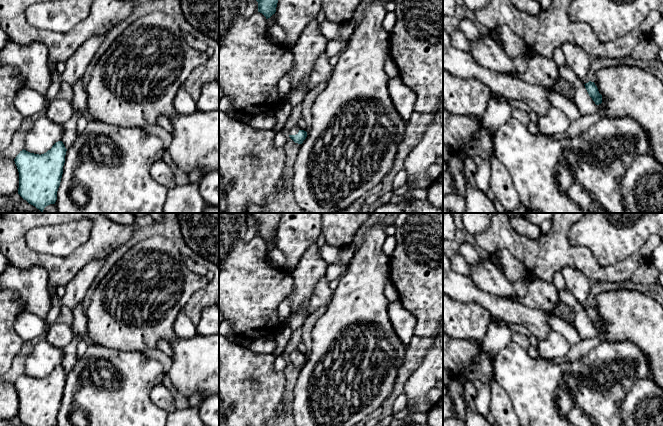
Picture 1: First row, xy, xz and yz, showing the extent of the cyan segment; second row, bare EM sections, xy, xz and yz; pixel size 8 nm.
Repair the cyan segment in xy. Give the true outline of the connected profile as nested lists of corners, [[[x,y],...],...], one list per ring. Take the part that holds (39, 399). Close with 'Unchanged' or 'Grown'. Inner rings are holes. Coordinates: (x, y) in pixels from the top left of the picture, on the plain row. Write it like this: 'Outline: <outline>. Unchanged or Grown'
Outline: [[[62,365],[56,366],[50,374],[41,379],[30,377],[24,373],[20,375],[14,385],[19,396],[18,418],[24,424],[27,426],[56,426],[66,375]]]. Unchanged

